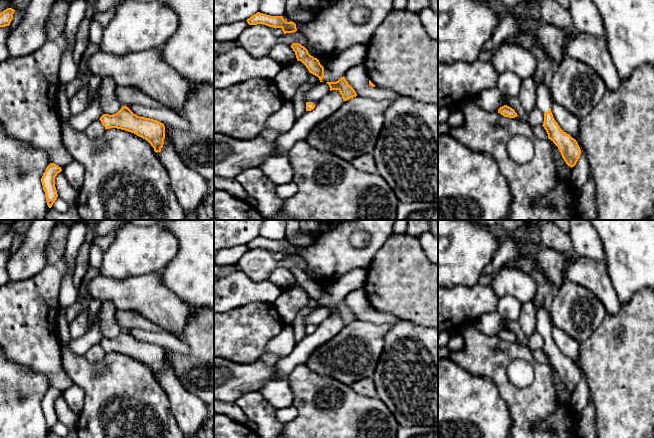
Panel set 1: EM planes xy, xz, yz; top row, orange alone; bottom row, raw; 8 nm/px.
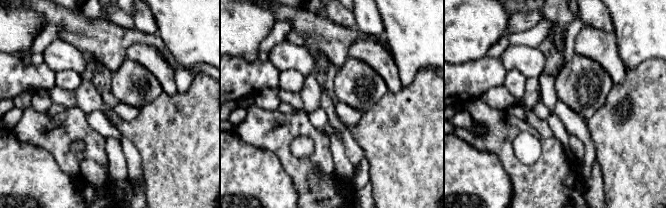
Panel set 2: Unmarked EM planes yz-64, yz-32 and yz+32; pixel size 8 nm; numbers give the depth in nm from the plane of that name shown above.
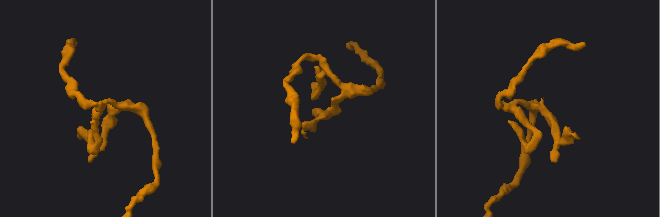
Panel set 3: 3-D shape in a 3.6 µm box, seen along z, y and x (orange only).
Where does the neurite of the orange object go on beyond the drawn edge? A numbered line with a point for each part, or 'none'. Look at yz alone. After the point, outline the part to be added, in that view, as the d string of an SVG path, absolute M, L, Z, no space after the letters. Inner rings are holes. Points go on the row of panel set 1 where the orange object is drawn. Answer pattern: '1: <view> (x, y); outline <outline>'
1: yz (544, 101); outline M542 83L537 84L537 107L544 113L548 112L552 106L552 98L549 89Z

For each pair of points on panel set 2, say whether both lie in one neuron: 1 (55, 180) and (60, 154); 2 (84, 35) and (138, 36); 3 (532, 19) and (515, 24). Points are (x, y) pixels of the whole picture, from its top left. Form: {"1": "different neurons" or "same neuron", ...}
{"1": "different neurons", "2": "same neuron", "3": "same neuron"}

